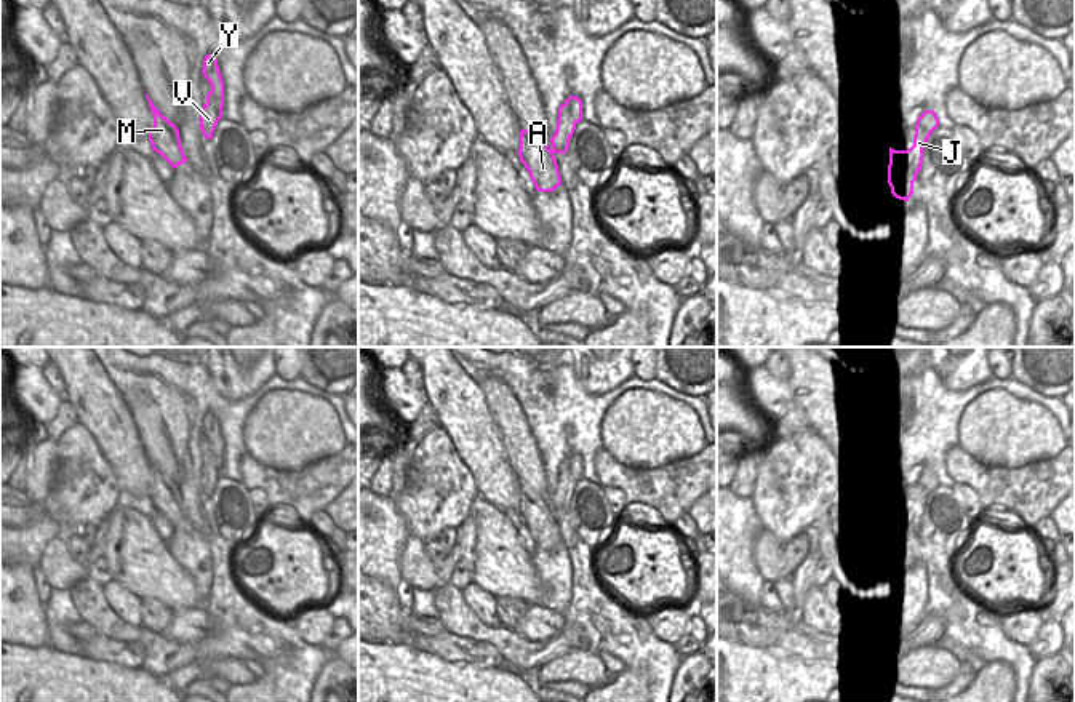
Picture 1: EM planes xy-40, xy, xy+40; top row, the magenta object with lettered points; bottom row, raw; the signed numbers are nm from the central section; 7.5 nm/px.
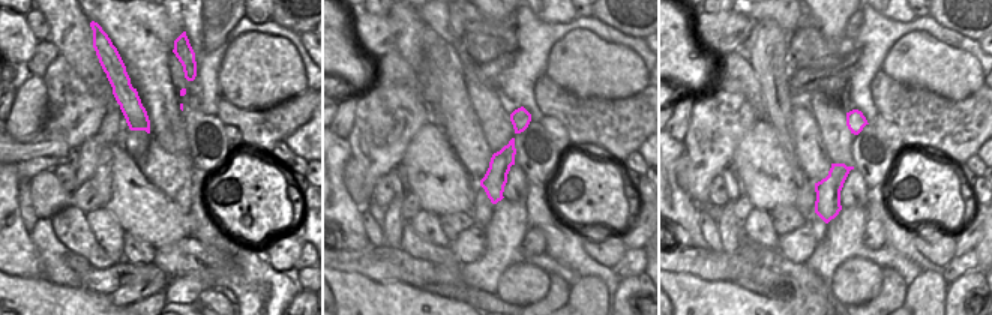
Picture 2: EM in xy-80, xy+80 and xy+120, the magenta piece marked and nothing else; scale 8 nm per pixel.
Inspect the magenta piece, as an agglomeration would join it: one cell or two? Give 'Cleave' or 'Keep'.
Cleave.

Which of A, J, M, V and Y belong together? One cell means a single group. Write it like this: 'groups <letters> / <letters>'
groups A J M V / Y

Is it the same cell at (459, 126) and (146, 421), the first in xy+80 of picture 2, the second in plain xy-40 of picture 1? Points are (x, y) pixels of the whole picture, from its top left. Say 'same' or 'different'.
different

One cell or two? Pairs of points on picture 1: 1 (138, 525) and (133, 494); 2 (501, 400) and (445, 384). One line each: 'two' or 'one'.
1: two
2: two

